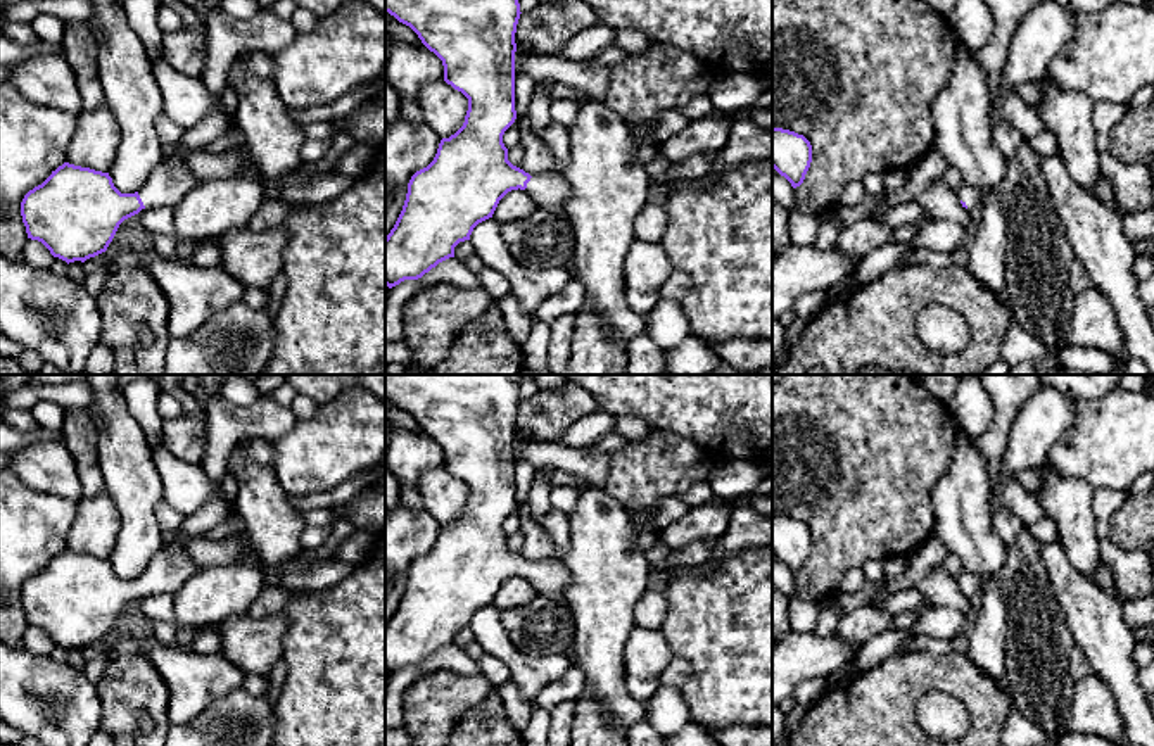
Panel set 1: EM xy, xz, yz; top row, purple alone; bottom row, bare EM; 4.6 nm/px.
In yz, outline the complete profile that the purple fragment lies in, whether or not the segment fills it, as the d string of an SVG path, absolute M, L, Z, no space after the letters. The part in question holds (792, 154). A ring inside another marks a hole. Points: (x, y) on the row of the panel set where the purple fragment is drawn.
M772 128L772 168L793 188L800 186L812 162L810 142L795 131Z

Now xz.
M385 0L385 12L409 26L422 43L434 52L444 66L444 81L468 98L463 126L442 138L434 161L416 171L409 183L403 211L385 237L385 285L389 288L404 280L418 280L439 262L454 257L454 247L470 240L473 228L492 218L499 200L511 190L525 190L537 209L563 209L568 199L568 183L561 173L530 176L508 161L503 143L504 131L515 123L515 33L520 19L518 0Z

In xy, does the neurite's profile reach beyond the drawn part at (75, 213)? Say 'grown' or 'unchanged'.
grown

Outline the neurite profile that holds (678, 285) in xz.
M674 269L660 288L660 297L681 302L691 290L693 281L684 271Z

